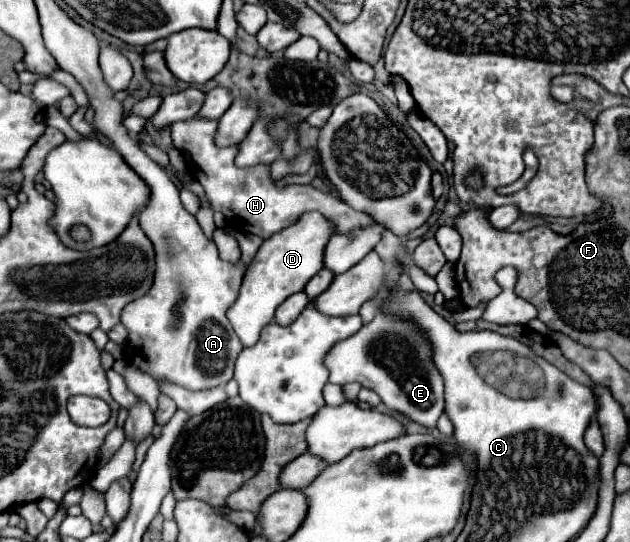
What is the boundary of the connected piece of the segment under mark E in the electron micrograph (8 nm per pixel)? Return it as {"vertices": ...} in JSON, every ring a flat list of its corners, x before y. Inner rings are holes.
{"vertices":[[377,311,369,325,363,325,355,337,341,341,327,355,329,381,337,385,359,383,375,391,387,409,397,411,427,429,435,429,437,419,443,413,443,379,435,369,429,353,429,345,423,335,407,323,387,317]]}

